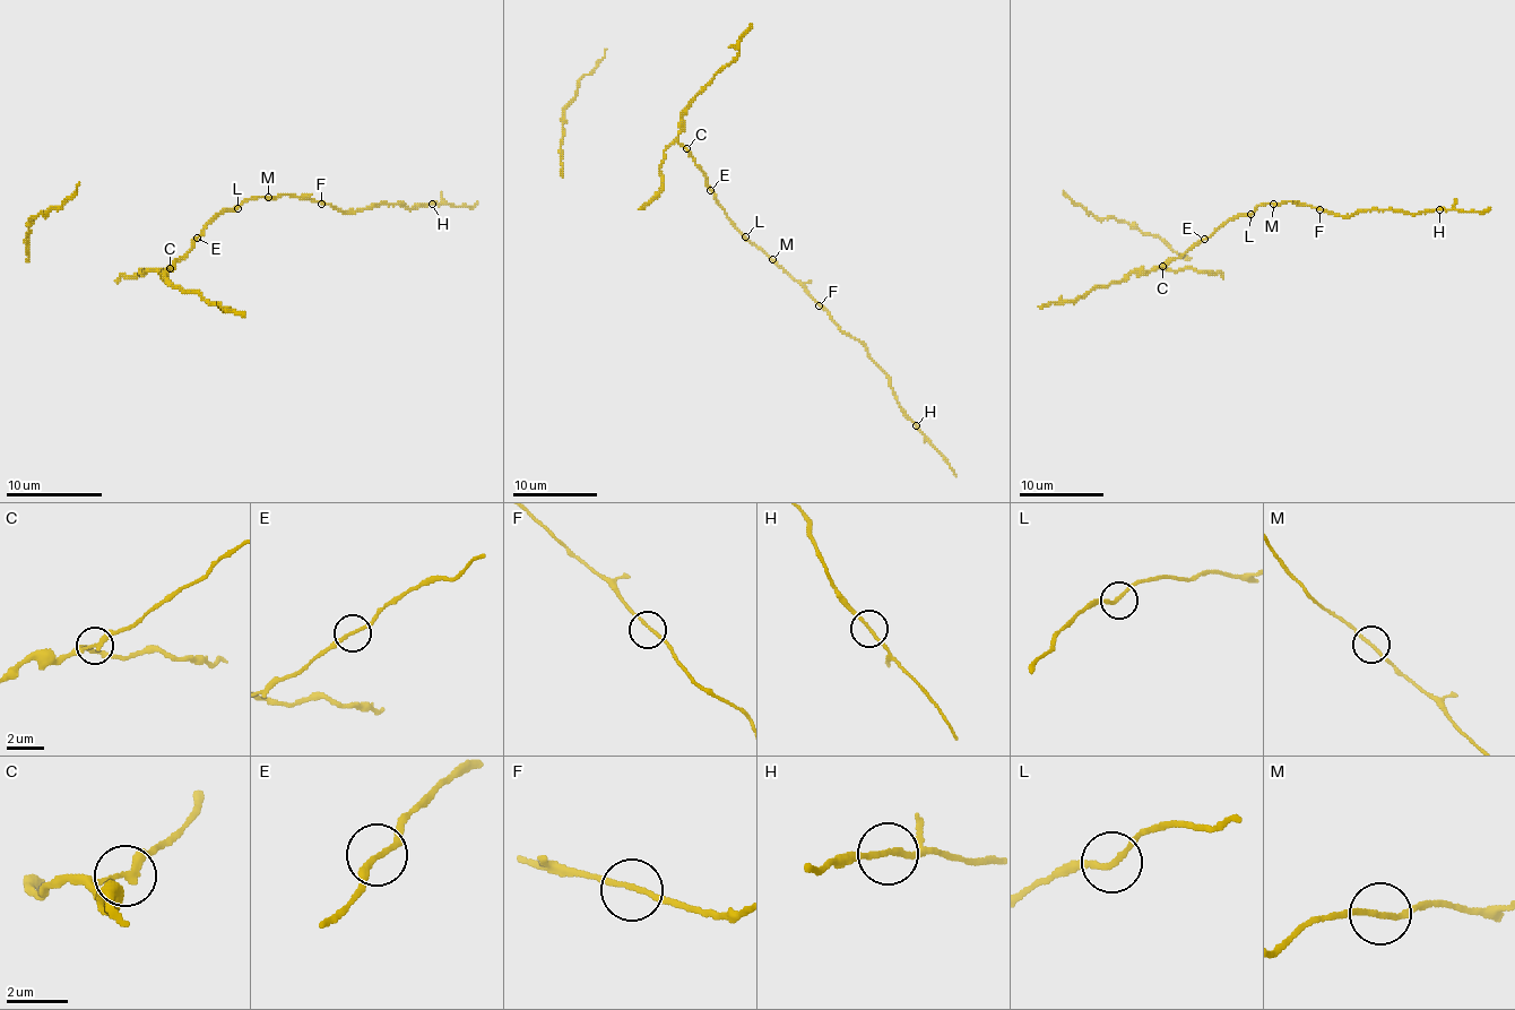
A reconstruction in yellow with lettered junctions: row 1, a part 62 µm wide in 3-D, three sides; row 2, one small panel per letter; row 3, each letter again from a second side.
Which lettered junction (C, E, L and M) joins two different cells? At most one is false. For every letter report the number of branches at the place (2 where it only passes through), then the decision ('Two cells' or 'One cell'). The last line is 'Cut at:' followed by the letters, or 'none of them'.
C: Branches: 2. One cell
E: Branches: 2. One cell
L: Branches: 2. One cell
M: Branches: 2. Two cells
Cut at: M

